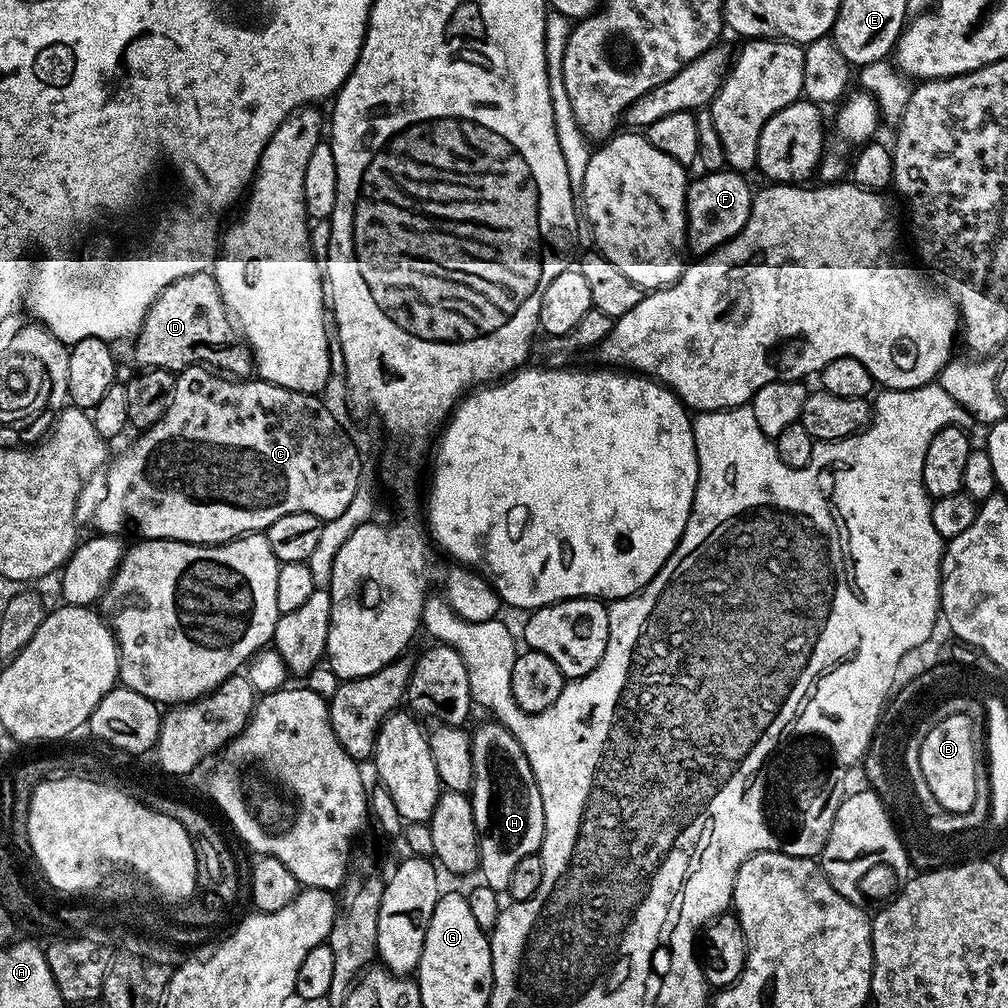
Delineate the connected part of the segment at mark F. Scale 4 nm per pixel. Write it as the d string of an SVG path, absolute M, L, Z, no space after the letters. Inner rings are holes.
M725 170L704 172L688 185L686 214L688 215L687 251L693 257L703 258L732 240L746 226L752 209L754 188L748 185L747 175Z

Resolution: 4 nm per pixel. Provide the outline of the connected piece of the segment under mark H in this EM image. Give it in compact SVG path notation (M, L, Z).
M491 722L492 724L484 724L477 732L471 733L472 738L472 786L470 789L470 799L472 801L472 809L474 810L474 826L478 834L478 850L480 851L480 867L479 875L482 882L486 886L490 886L498 894L507 893L510 886L510 878L514 875L514 870L518 867L518 862L522 862L522 858L534 856L539 853L542 846L542 834L544 833L544 815L542 814L542 794L538 794L538 786L534 778L534 770L530 770L530 762L526 758L526 754L522 750L522 746L514 738L514 734L510 734L510 730L505 728L499 722Z

